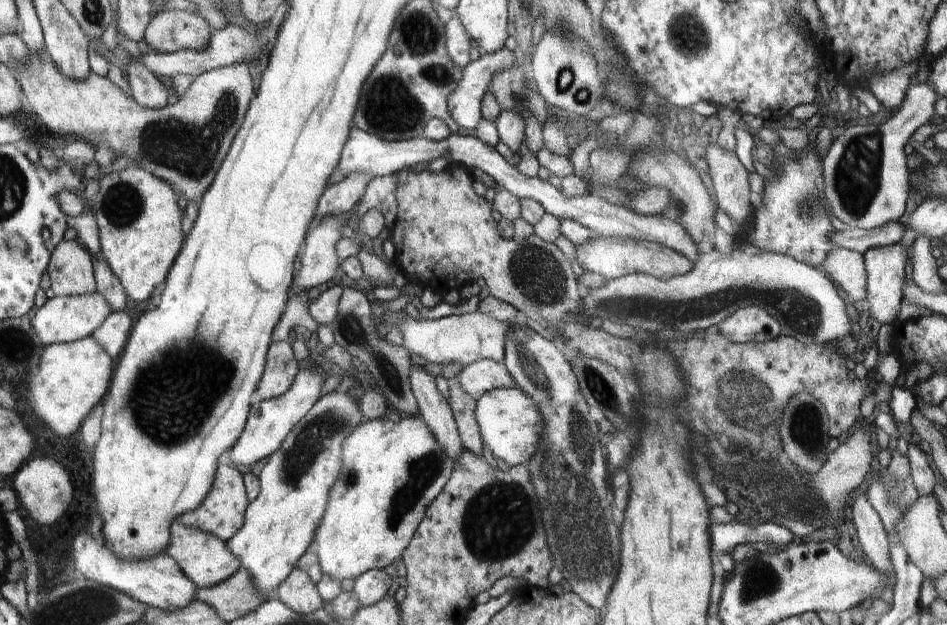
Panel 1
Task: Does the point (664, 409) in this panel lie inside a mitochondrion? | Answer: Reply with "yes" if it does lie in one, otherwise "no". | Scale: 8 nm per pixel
no

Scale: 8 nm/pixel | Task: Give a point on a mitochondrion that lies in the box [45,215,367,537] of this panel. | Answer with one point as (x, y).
(164, 402)

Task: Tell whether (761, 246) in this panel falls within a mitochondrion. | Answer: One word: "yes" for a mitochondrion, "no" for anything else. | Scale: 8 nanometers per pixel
no

